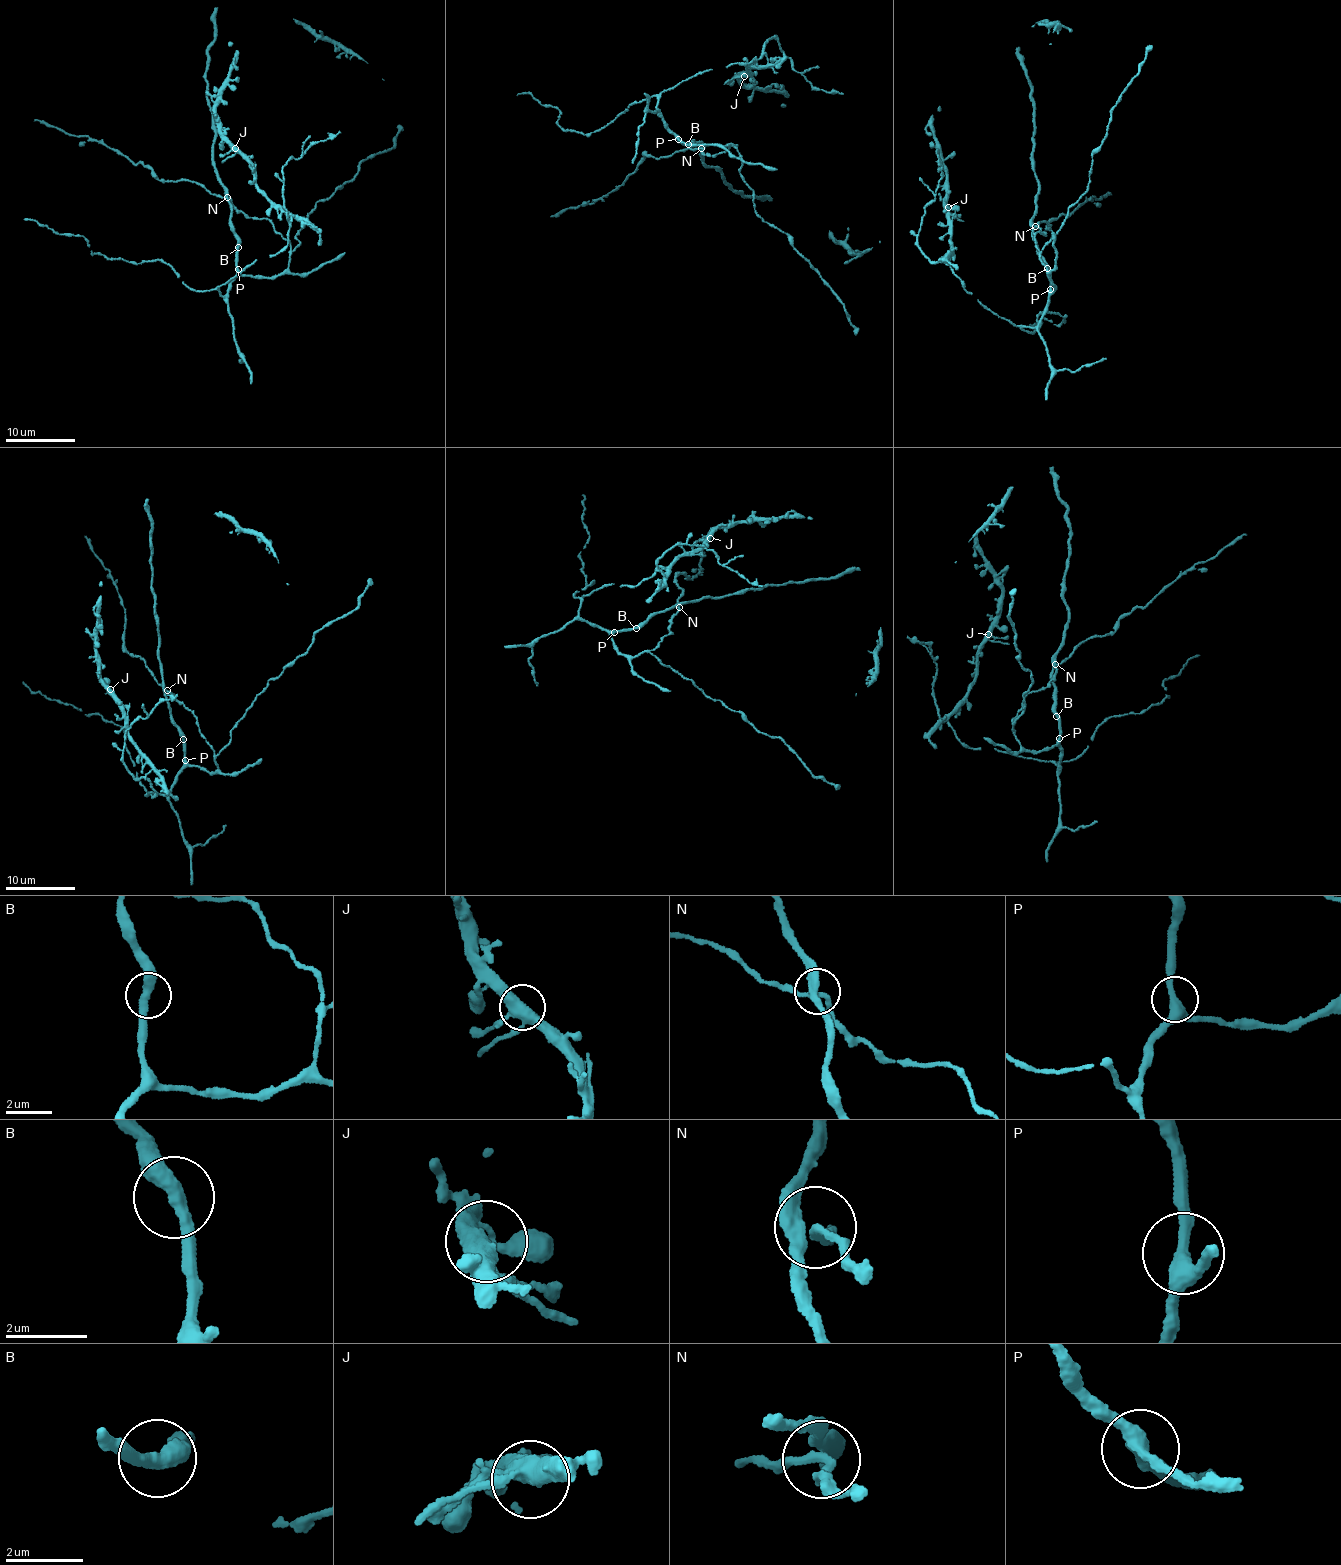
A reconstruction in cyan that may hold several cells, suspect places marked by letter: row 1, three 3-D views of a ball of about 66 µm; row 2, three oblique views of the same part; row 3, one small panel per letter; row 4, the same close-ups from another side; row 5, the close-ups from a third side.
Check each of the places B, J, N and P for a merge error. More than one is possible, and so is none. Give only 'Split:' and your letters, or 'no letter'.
Split: no letter

